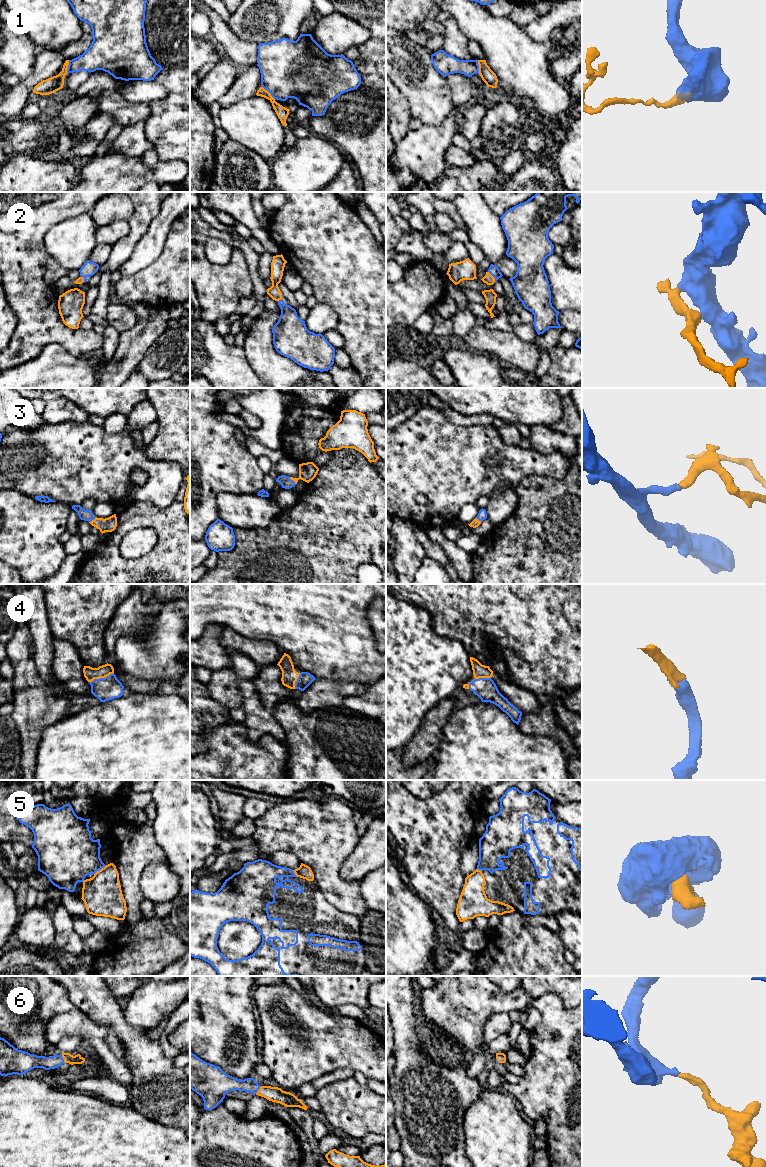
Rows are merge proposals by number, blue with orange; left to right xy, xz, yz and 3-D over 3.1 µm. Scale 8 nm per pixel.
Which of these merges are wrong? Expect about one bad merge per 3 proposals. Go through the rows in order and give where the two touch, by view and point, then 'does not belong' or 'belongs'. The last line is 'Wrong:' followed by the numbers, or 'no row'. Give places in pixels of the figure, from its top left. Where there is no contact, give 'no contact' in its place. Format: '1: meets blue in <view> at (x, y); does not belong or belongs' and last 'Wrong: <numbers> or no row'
1: meets blue in xz at (268, 91); does not belong
2: meets blue in yz at (492, 275); belongs
3: meets blue in xz at (293, 481); belongs
4: meets blue in xy at (101, 678); belongs
5: meets blue in xy at (100, 869); belongs
6: meets blue in xy at (62, 1058); belongs
Wrong: 1

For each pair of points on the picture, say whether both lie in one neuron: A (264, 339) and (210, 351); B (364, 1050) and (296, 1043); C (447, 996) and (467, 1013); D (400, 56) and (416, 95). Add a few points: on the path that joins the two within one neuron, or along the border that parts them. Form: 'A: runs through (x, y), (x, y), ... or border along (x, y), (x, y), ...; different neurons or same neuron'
A: border along (242, 348), (247, 361), (253, 369); different neurons
B: runs through (347, 1043), (313, 1043); same neuron
C: runs through (452, 1001), (462, 1008); same neuron
D: runs through (407, 66), (416, 77), (416, 85); same neuron

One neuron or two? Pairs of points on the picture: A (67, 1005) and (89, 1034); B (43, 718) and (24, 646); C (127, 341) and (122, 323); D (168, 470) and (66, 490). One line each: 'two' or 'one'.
A: two
B: one
C: two
D: one

